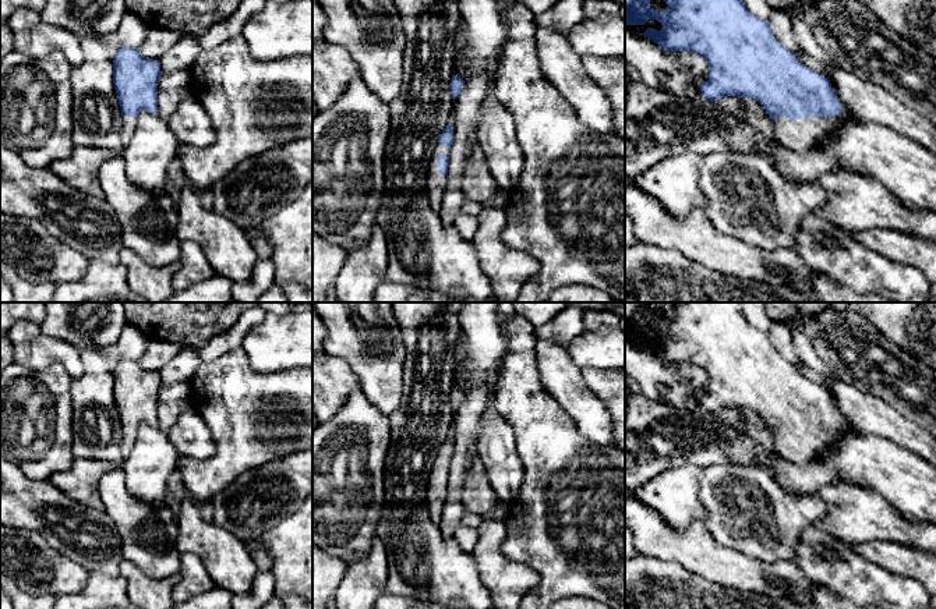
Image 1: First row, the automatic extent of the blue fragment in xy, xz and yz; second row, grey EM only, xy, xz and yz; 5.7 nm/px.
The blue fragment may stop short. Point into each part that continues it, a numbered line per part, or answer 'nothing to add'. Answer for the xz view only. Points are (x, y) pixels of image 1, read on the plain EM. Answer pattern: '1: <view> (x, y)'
1: xz (435, 495)

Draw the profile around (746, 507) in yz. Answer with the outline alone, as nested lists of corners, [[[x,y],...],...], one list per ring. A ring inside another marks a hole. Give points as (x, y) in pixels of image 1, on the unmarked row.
[[[767,465],[702,467],[699,498],[716,544],[770,563],[792,560],[802,531],[826,516],[819,498],[787,491]]]

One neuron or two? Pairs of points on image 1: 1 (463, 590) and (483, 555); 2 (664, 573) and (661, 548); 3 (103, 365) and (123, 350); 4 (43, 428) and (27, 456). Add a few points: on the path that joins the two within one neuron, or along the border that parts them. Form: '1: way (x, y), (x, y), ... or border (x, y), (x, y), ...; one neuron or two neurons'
1: border (470, 552), (477, 576), (491, 594); two neurons
2: border (640, 552), (663, 560), (677, 562), (693, 574); two neurons
3: way (108, 361), (119, 350); one neuron
4: way (38, 435), (38, 445), (34, 449); one neuron

